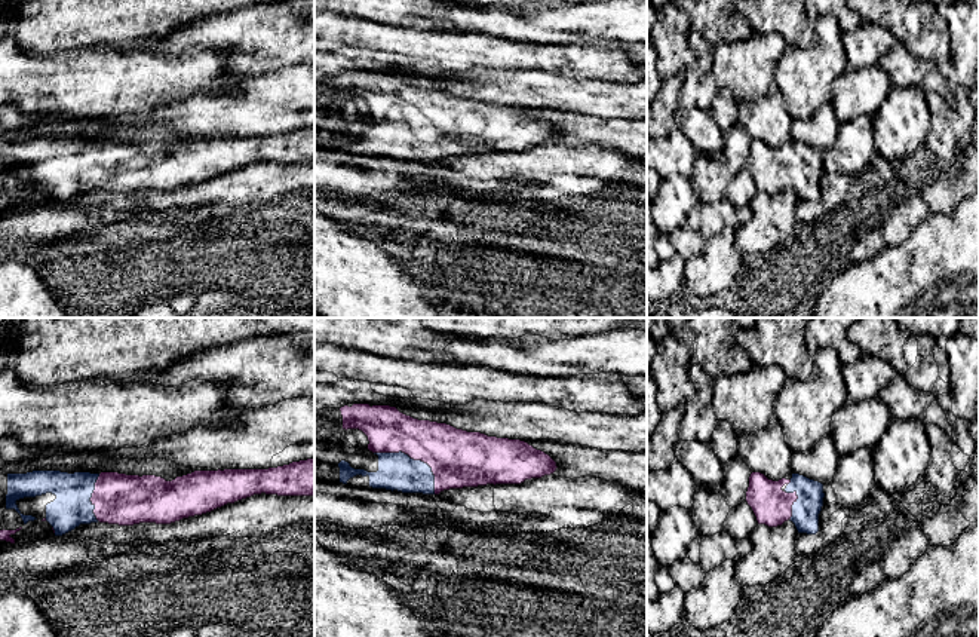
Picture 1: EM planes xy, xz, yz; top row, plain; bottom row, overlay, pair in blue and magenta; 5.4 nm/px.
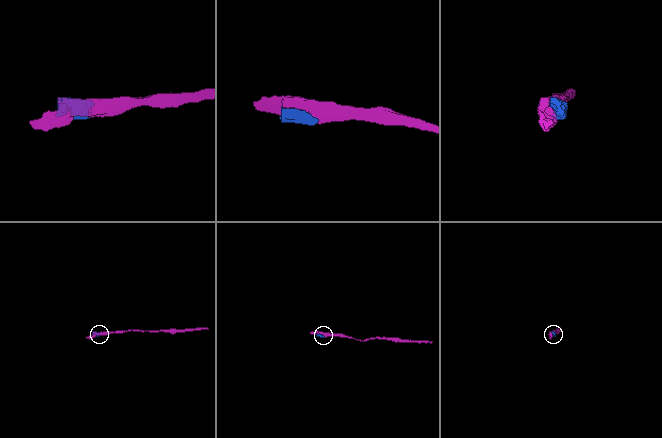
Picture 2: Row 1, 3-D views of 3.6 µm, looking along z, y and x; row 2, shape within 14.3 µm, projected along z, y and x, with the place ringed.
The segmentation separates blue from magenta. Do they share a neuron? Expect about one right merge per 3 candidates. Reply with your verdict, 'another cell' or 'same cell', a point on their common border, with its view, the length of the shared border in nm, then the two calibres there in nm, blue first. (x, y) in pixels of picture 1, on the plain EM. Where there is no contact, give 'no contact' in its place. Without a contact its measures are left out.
same cell | xz (416, 128) | 400 nm | 200/300 nm

